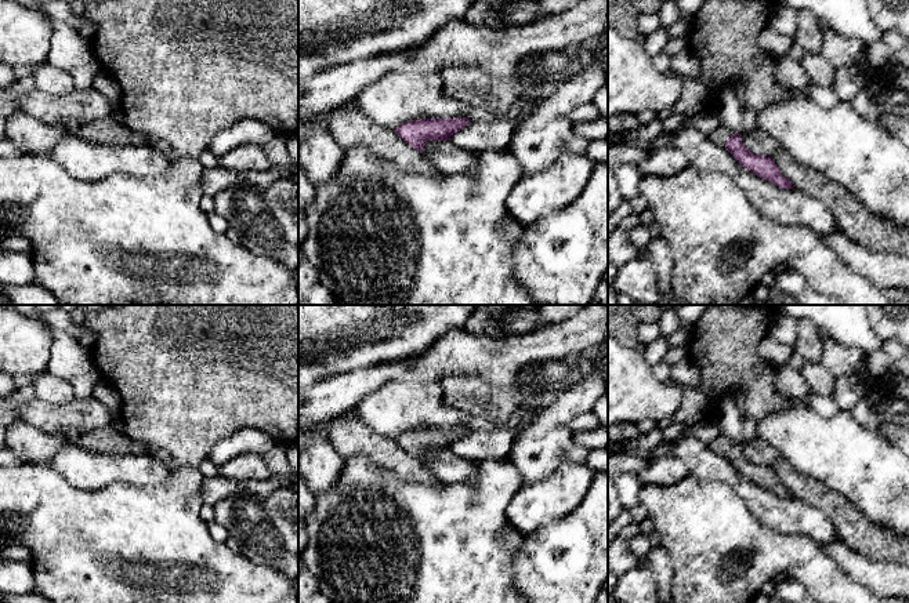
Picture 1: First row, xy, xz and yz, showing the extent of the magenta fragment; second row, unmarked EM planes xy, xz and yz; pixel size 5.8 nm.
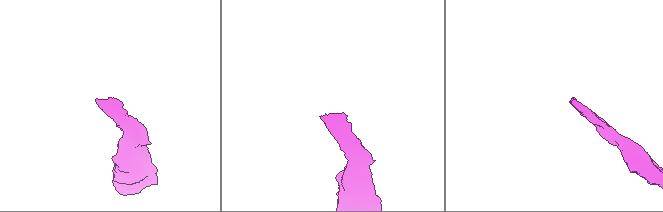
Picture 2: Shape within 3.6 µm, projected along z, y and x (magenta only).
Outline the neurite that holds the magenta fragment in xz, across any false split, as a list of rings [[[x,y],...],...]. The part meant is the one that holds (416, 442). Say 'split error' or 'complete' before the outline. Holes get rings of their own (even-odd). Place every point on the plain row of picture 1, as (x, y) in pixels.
complete; [[[421,428],[408,431],[394,440],[412,457],[424,459],[427,450],[450,450],[450,446],[468,435],[468,428]]]

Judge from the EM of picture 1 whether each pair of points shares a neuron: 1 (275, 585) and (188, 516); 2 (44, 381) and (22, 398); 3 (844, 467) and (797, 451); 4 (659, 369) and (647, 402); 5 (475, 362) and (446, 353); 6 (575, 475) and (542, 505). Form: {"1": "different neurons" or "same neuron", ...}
{"1": "same neuron", "2": "different neurons", "3": "same neuron", "4": "different neurons", "5": "same neuron", "6": "same neuron"}

